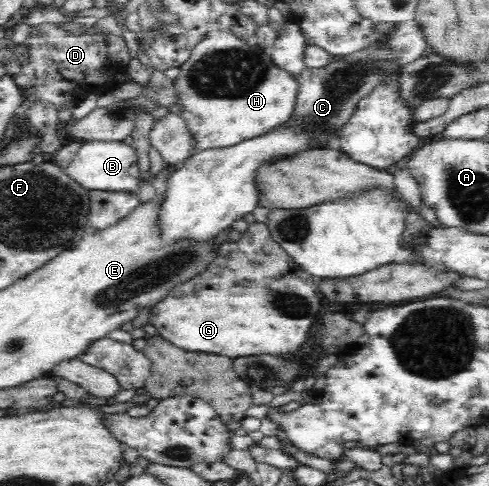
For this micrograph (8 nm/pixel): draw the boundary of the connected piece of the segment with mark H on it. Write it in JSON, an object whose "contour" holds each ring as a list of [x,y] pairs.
{"contour":[[[217,28],[208,31],[193,48],[191,57],[179,67],[179,75],[173,82],[179,92],[179,114],[185,118],[189,132],[195,134],[197,151],[231,147],[287,125],[299,95],[298,77],[277,66],[271,58],[271,50],[259,46],[253,38],[244,40],[234,31]]]}

